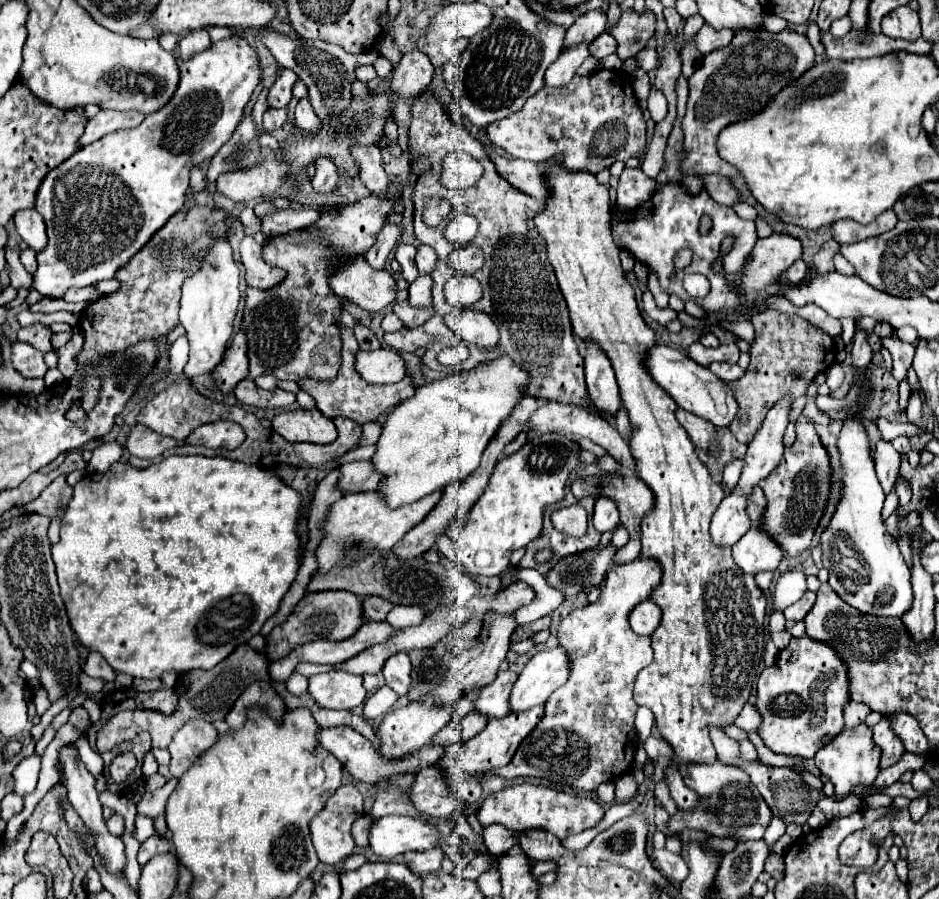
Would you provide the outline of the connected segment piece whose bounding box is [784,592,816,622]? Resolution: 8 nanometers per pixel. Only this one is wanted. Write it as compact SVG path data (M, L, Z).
M806 592L796 604L792 604L792 606L788 606L788 608L784 610L786 620L794 620L794 622L802 620L802 618L810 612L810 608L814 606L814 600L816 600L816 594L814 594L814 592Z

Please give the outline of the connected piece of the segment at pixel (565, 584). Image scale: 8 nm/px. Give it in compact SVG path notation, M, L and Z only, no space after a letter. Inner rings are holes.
M606 544L572 554L568 558L560 558L544 578L552 588L560 590L564 598L576 598L588 588L600 586L604 582L606 572L614 566L616 552L616 546Z

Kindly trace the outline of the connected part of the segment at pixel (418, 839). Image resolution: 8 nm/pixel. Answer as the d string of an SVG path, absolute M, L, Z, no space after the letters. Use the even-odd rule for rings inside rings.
M384 816L372 824L370 846L378 856L396 856L410 850L442 848L438 830L408 816Z

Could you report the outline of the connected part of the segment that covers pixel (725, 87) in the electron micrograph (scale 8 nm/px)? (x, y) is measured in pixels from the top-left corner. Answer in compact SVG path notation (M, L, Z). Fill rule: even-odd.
M738 30L732 42L710 54L704 54L696 72L690 76L690 96L686 116L682 120L684 128L684 150L686 158L682 162L684 174L722 174L728 178L740 176L740 172L724 162L716 148L716 138L724 126L732 122L752 118L758 114L770 98L776 98L784 86L798 80L806 70L814 66L814 48L804 34L794 30L782 30L778 34L760 30Z

